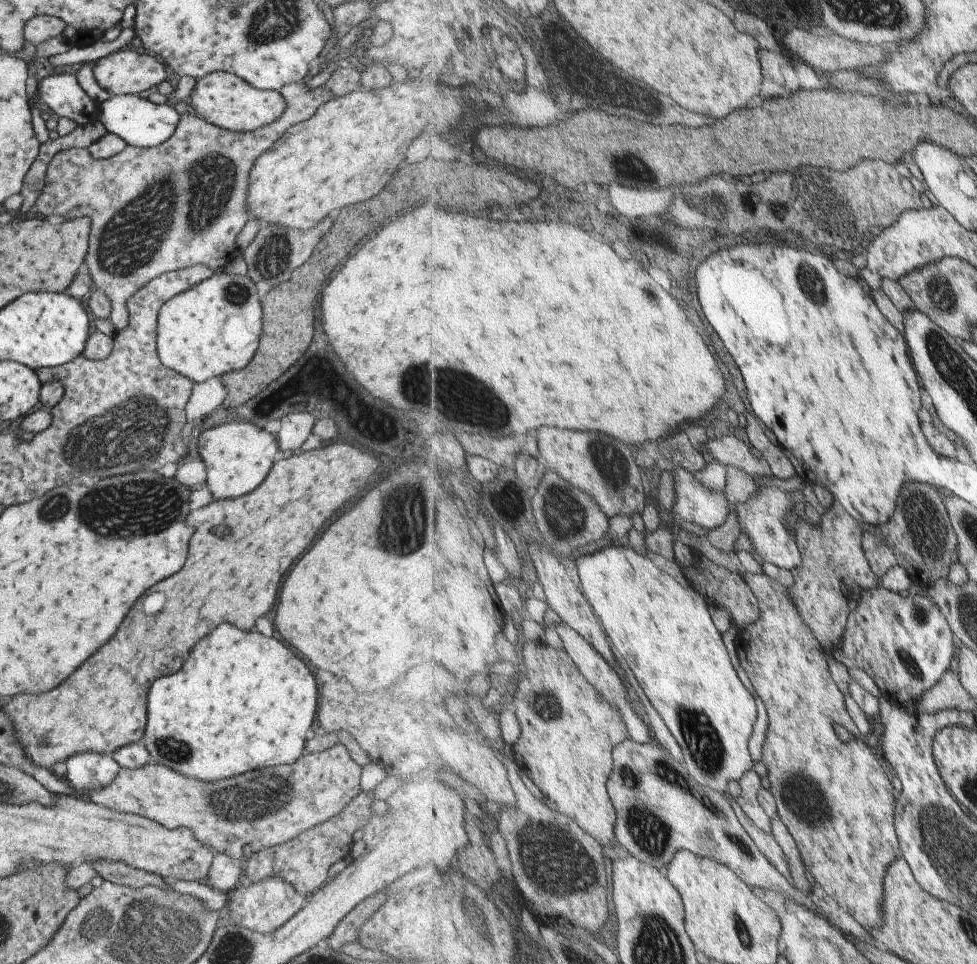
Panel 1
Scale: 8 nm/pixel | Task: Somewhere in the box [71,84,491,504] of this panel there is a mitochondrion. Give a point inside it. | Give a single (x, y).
(200, 185)

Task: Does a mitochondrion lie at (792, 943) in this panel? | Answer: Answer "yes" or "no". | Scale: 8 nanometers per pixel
no

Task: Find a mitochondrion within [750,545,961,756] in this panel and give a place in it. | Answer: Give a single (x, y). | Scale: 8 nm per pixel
(908, 660)

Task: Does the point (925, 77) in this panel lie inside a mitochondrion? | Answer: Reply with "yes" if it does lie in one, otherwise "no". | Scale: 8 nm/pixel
no

